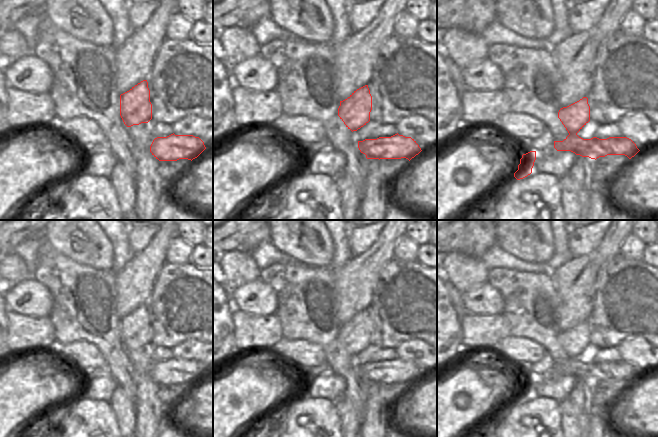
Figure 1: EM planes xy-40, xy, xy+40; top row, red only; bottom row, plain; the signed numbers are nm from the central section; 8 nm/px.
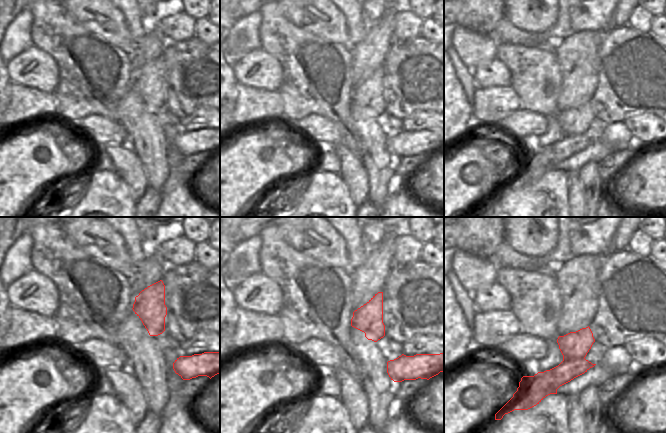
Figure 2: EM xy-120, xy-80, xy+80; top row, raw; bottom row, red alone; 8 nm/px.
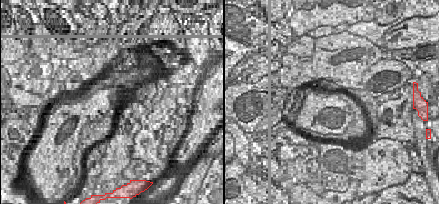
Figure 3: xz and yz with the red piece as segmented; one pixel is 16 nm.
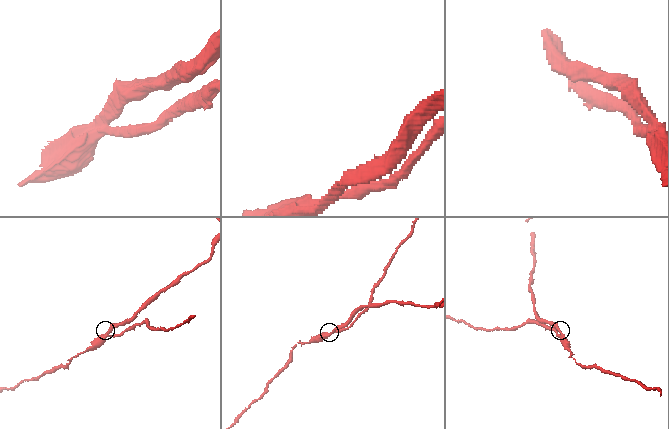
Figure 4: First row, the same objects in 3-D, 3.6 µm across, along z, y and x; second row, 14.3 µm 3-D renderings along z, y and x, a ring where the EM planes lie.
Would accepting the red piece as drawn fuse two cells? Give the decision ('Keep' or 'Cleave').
Cleave.

